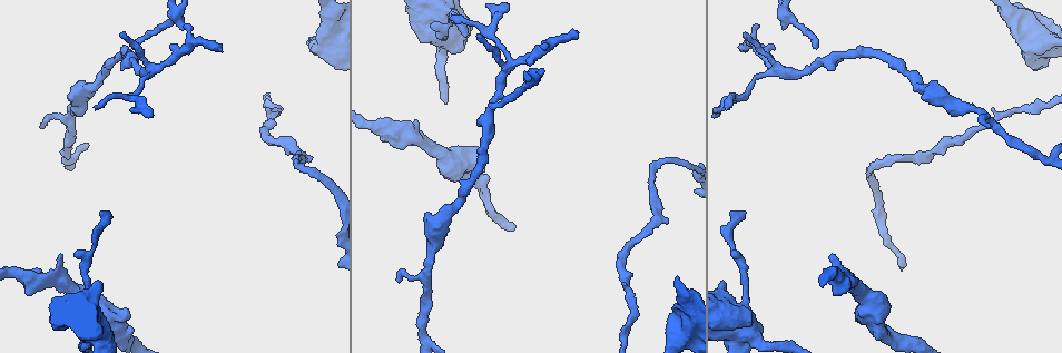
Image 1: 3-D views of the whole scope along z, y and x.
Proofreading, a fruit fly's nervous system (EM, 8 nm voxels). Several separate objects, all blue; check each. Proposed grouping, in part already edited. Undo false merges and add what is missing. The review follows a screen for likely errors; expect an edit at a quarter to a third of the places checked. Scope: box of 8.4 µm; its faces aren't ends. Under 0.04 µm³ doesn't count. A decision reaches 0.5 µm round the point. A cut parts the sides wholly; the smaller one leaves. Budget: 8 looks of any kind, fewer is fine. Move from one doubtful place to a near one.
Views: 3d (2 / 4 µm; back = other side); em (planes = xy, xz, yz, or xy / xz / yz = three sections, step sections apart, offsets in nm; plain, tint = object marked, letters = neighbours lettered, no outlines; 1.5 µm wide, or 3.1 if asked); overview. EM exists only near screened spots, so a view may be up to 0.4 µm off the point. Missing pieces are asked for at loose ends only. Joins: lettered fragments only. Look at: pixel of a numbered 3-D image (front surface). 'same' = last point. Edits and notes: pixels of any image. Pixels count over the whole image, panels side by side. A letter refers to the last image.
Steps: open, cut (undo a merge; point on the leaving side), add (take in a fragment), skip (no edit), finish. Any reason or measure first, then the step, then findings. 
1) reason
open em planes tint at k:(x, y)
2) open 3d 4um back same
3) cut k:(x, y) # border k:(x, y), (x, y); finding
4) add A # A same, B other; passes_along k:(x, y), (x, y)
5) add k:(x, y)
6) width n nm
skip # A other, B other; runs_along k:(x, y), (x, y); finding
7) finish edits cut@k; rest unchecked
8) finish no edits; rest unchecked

branch stops here
open 3d 2um at 1:(579, 32)

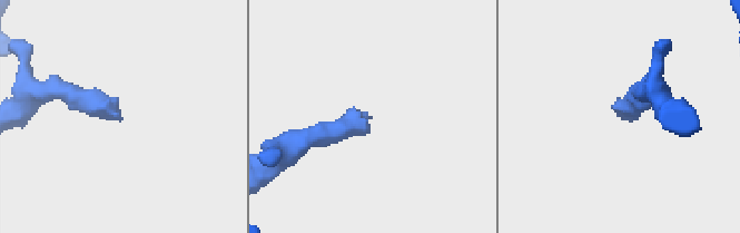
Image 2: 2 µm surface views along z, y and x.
open em xz step 8 tint at 2:(118, 113)

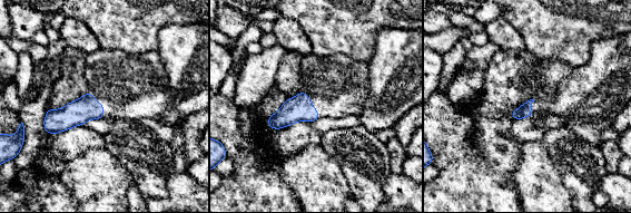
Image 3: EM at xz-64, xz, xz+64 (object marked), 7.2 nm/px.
open em planes letters same

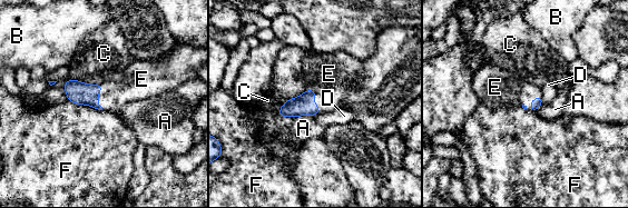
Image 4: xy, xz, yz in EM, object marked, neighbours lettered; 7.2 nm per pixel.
add E # A other, B other, C other, D other, E same, F other; passes_along 4:(303, 105), (312, 100), (331, 75); it goes on there

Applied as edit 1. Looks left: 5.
open overview

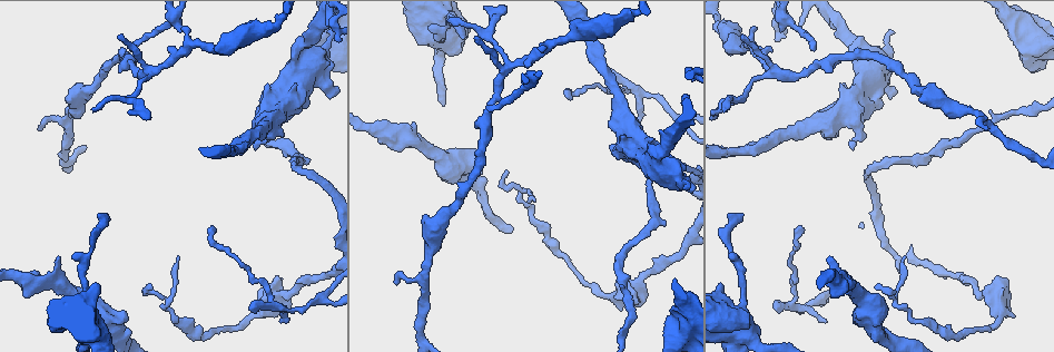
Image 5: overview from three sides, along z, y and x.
long arm stops here
open 3d 4um at 5:(739, 221)

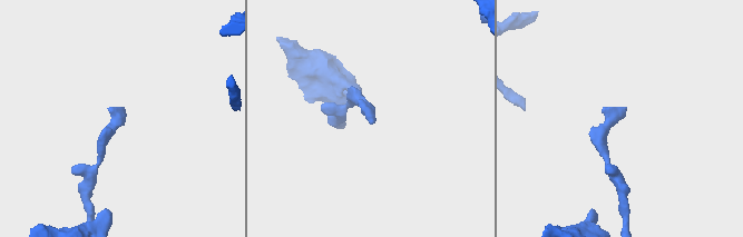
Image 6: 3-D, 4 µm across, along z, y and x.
open em xz step 8 letters at 6:(373, 119)

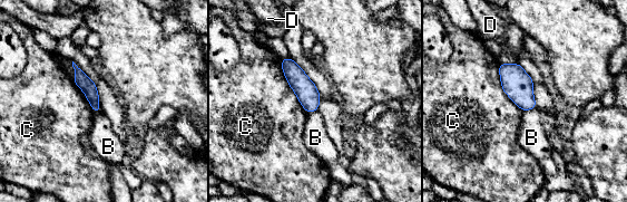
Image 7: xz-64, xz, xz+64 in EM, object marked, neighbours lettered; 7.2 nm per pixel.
open em planes letters same

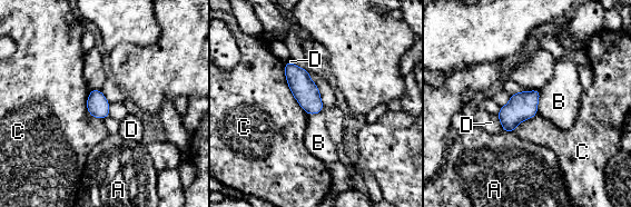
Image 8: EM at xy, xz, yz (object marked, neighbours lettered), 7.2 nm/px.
skip # A other, B other, C other, D other; border 8:(540, 91), (536, 112); none of them fits

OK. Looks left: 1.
an open end
open em planes letters at 5:(123, 323)

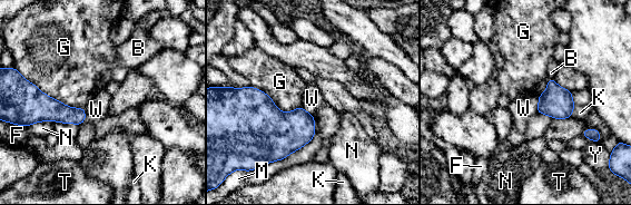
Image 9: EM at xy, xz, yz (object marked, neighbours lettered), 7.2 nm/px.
skip # B other, F other, G other, K other, M other, N other, T other, W other, Y other; border 9:(539, 95), (539, 104), (535, 111); none of them fits

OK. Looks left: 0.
finish edits add@4; rest unchecked

